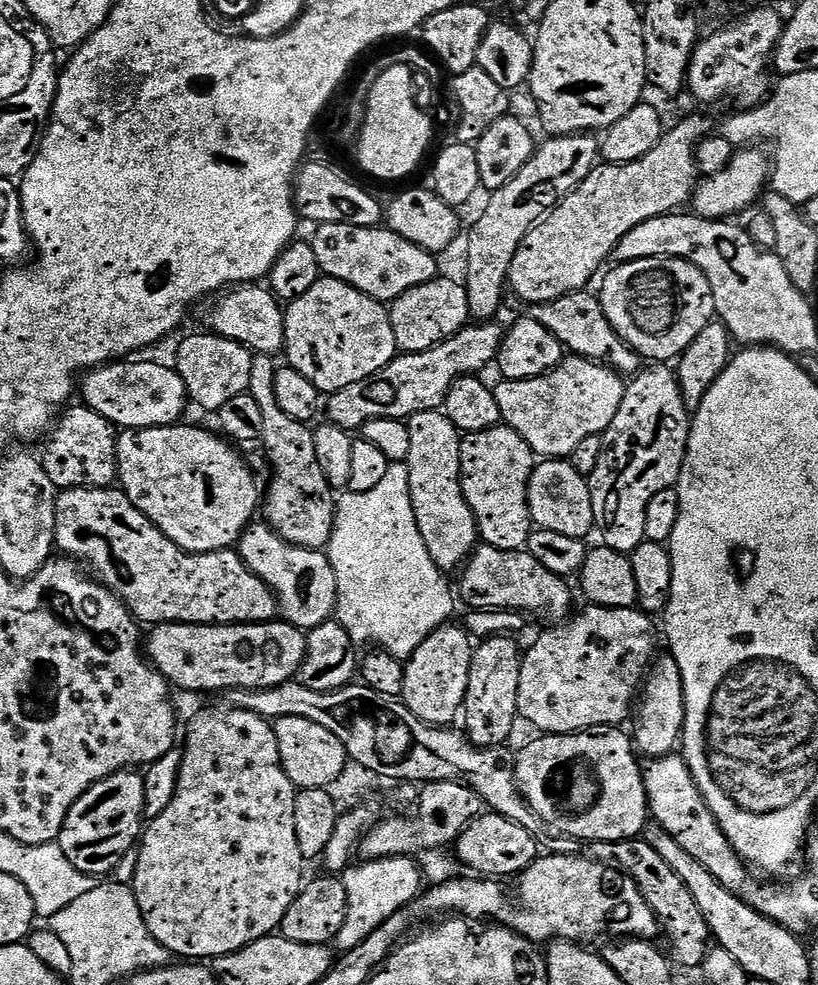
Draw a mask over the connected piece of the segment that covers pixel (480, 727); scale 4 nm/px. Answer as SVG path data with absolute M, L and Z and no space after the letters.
M508 634L489 636L475 645L470 662L470 682L462 709L463 731L478 748L499 748L509 743L518 725L518 678L522 648Z

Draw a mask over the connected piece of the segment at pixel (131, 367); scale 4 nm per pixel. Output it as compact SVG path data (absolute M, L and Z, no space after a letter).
M132 358L127 362L113 362L105 364L102 368L91 369L83 377L82 392L84 388L83 403L93 408L102 418L115 424L117 429L130 428L171 428L181 423L184 407L189 407L188 391L182 382L182 378L175 367L164 364L155 364L152 360L140 360L144 358Z

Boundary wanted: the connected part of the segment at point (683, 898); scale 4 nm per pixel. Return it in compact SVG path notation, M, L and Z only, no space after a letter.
M642 838L592 842L587 848L586 855L589 860L615 865L620 871L627 872L630 879L636 883L650 910L654 910L657 920L660 921L663 935L668 935L668 944L672 947L671 959L684 968L699 969L710 949L710 933L702 910L698 908L694 895L690 894L682 878L678 878L678 874L674 874L674 870L670 870L670 866L666 866L666 862L662 862L660 855L654 854L652 847Z

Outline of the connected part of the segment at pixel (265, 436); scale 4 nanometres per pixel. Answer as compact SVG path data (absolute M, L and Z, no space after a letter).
M253 355L250 366L250 386L247 395L258 402L262 409L262 434L260 440L268 451L267 463L272 468L272 481L266 484L266 508L268 504L268 516L266 523L283 536L286 542L303 548L314 548L317 550L327 549L332 531L336 529L336 500L334 489L326 482L326 474L322 474L322 466L318 466L318 453L314 450L313 429L304 424L301 420L290 418L282 406L278 406L278 394L274 394L274 382L276 381L277 361L270 356Z

